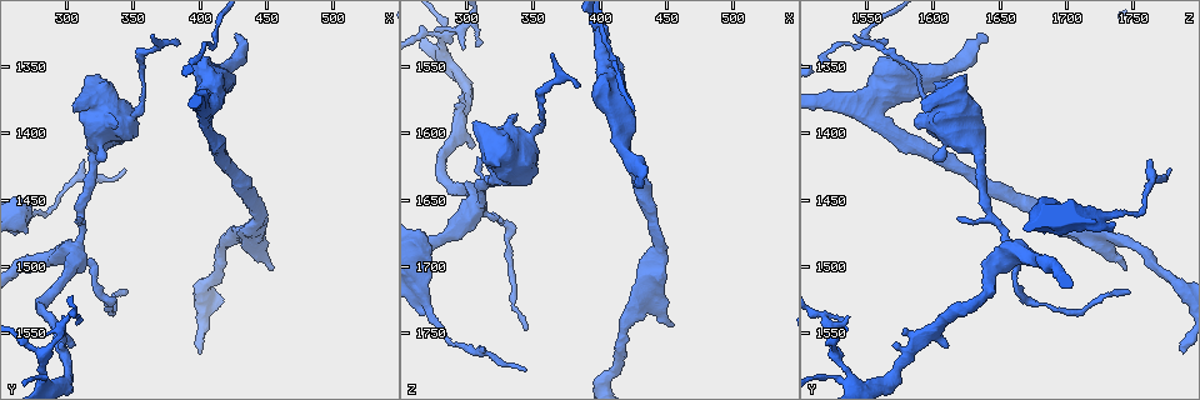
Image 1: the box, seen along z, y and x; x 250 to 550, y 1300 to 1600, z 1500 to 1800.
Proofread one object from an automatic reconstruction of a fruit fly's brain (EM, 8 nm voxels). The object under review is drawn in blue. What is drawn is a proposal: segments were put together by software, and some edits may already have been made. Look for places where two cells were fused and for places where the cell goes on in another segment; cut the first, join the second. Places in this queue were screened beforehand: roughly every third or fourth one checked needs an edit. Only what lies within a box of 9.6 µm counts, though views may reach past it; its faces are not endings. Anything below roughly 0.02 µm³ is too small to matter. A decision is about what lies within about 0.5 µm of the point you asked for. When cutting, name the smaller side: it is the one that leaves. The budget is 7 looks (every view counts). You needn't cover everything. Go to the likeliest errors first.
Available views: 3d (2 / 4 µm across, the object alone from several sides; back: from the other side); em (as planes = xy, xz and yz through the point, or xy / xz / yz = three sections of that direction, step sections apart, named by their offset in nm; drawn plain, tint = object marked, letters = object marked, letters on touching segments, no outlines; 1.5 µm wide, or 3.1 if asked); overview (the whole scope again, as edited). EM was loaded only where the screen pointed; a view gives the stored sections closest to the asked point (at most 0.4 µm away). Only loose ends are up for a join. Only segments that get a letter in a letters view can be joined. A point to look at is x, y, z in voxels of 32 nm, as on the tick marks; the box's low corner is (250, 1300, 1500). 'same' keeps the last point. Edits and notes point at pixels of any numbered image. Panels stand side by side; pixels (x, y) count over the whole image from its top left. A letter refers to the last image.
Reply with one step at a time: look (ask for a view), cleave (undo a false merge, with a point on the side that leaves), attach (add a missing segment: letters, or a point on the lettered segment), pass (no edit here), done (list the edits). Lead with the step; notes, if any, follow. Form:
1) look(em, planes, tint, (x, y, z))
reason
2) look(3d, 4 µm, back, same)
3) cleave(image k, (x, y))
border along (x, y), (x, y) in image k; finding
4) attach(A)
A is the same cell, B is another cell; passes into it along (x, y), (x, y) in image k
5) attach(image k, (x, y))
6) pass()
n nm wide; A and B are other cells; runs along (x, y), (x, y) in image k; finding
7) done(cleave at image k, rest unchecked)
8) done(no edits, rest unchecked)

look(em, planes, letters, (408, 1382, 1560))
calibre changes

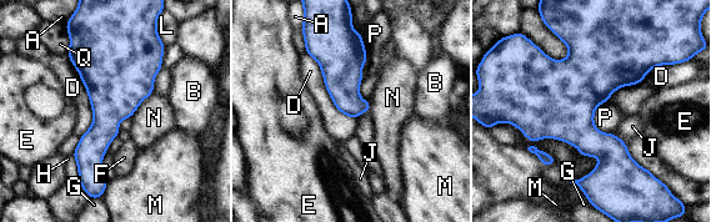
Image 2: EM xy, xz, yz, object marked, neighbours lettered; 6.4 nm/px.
pass()
A, B, D, E, F, G, H, J, L, M, N, P and Q are other cells; border along (606, 101), (594, 112), (602, 134) in image 2; one cell here

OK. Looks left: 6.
look(3d, 2 µm, (456, 1500, 1744))
stops while still wide

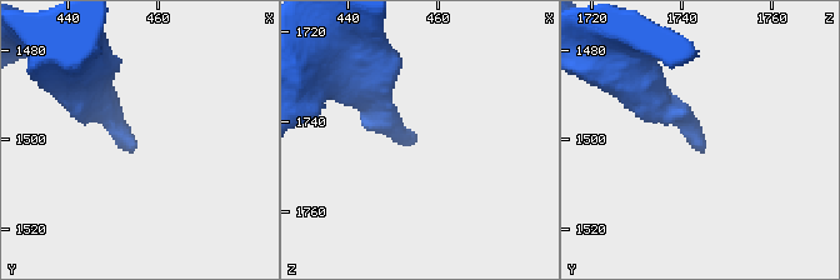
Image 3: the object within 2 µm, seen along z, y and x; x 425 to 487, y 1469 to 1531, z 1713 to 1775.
look(em, xy, step 4, letters, (455, 1502, 1742))

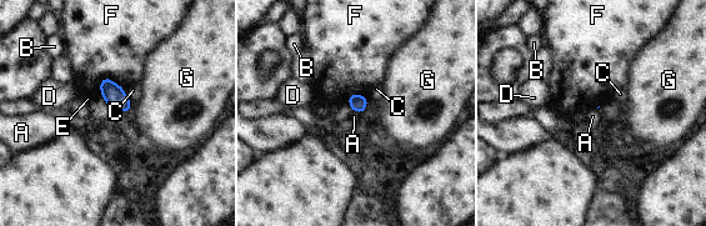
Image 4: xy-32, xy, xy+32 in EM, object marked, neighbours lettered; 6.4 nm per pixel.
look(em, planes, letters, same)
another direction

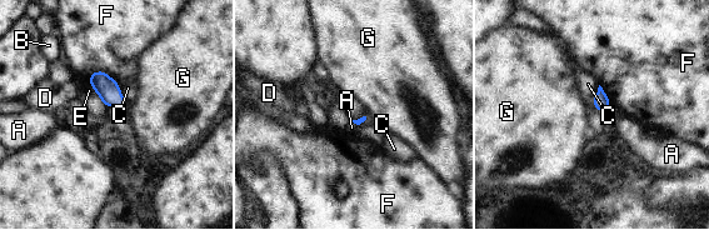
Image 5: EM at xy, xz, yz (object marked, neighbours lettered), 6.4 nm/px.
pass()
A, B, C, D, E, F and G are other cells; border along (116, 81), (121, 96), (128, 103) in image 5; none of them fits

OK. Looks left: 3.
look(3d, 4 µm, (314, 1420, 1764))
branch stops here

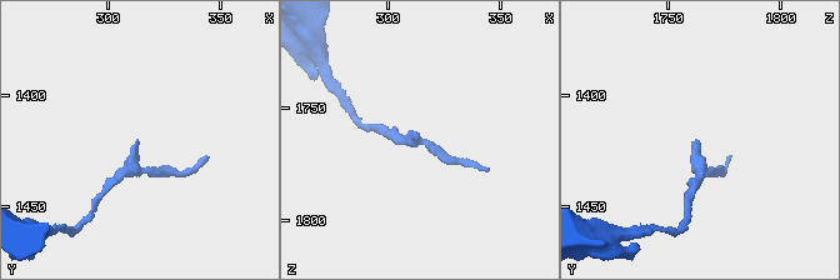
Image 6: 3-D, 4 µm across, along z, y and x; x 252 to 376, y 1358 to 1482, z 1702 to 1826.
look(em, xy, step 4, letters, (314, 1421, 1762))
shape alone is not enough

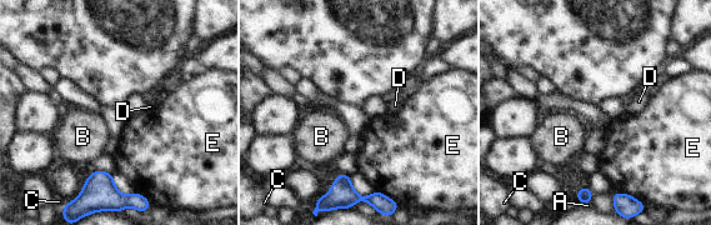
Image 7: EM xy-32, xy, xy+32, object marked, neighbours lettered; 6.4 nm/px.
look(em, planes, letters, same)

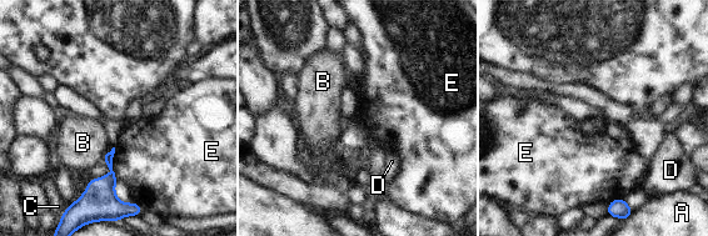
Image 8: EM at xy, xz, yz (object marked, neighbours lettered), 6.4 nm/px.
pass()
A, B, C, D and E are other cells; border along (114, 147), (113, 171), (118, 180) in image 8; none of them fits

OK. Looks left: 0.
done(no edits, rest unchecked)

